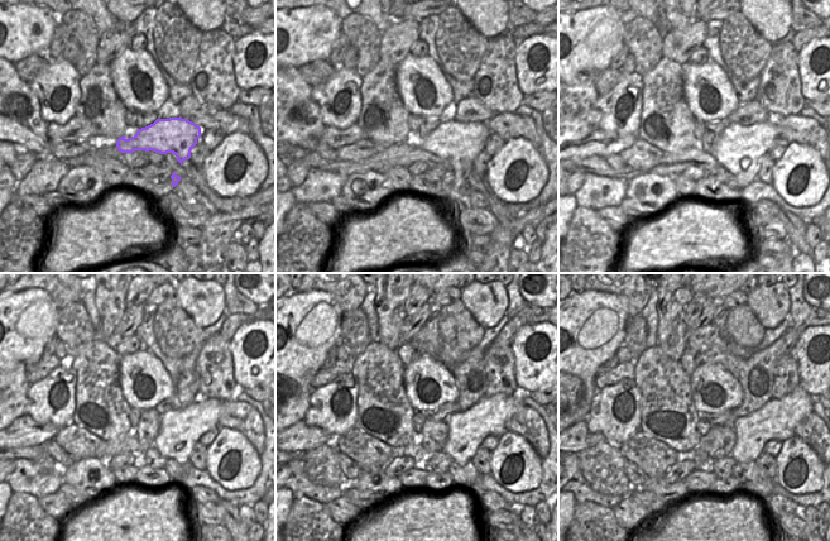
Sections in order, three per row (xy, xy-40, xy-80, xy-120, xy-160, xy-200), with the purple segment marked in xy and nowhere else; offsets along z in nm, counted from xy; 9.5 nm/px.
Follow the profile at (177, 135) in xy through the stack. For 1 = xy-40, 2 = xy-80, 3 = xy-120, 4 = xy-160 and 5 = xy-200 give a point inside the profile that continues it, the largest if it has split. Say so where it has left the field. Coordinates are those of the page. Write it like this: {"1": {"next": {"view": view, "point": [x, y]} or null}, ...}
{"1": {"next": {"view": "xy-40", "point": [456, 143]}}, "2": {"next": {"view": "xy-80", "point": [739, 148]}}, "3": {"next": {"view": "xy-120", "point": [180, 430]}}, "4": {"next": {"view": "xy-160", "point": [488, 417]}}, "5": {"next": {"view": "xy-200", "point": [778, 417]}}}

